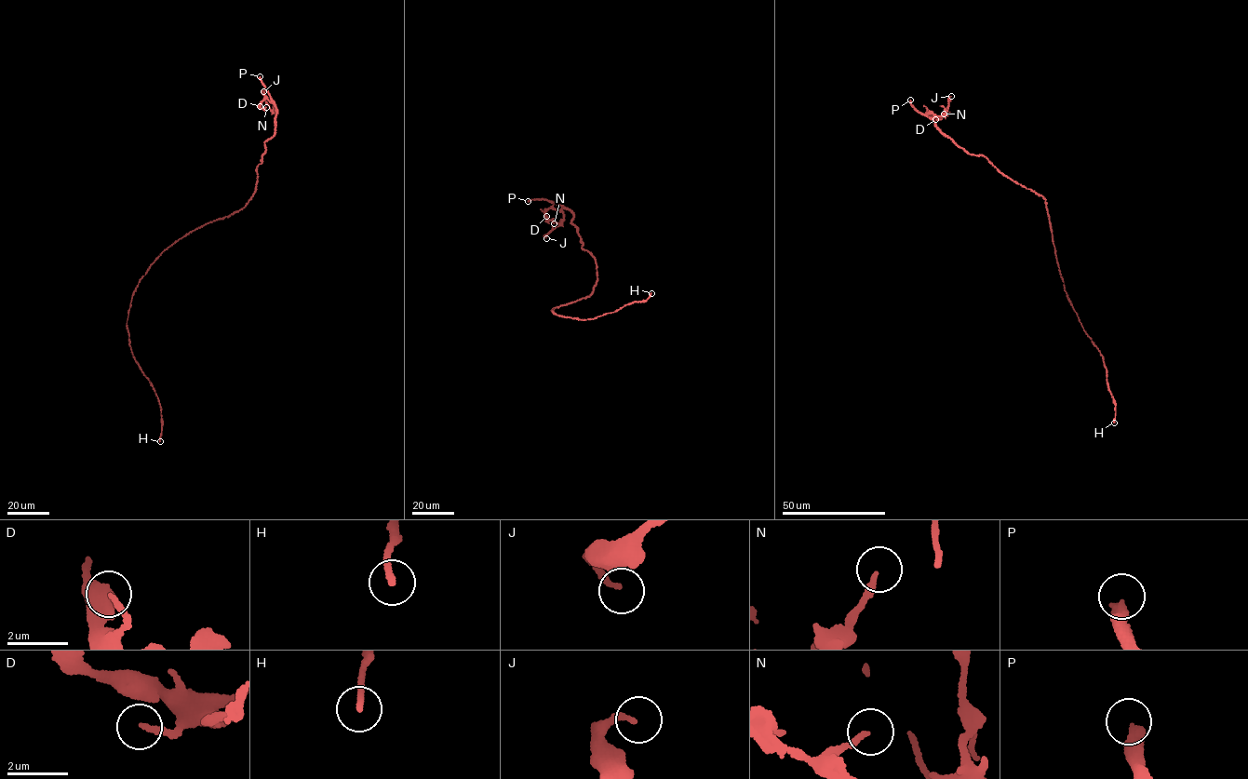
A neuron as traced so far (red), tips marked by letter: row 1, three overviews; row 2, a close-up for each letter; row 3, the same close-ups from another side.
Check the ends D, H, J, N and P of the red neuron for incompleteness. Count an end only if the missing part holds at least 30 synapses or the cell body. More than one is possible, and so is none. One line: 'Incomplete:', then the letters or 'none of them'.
Incomplete: P

